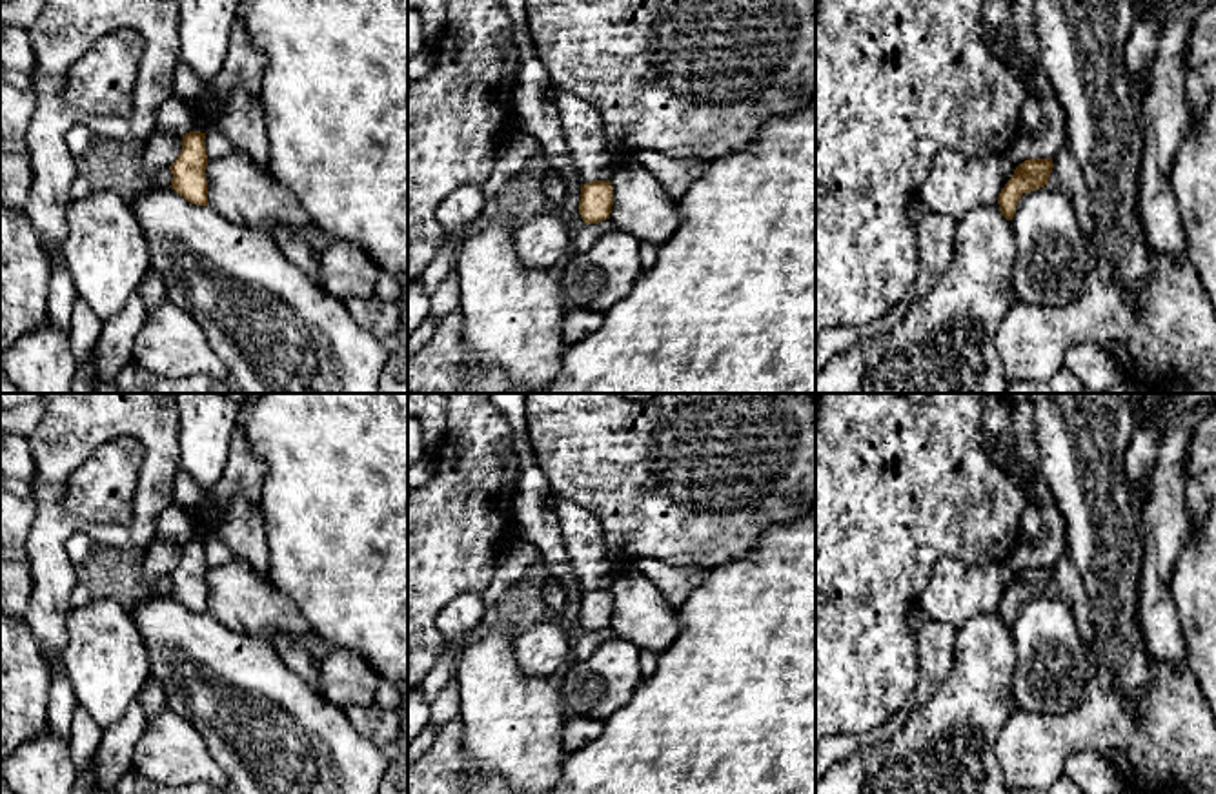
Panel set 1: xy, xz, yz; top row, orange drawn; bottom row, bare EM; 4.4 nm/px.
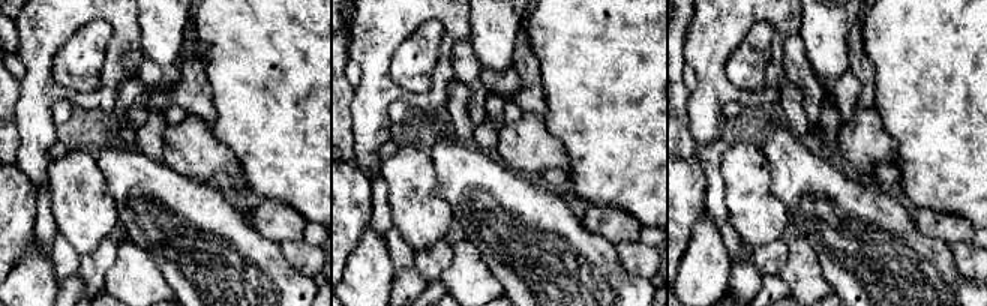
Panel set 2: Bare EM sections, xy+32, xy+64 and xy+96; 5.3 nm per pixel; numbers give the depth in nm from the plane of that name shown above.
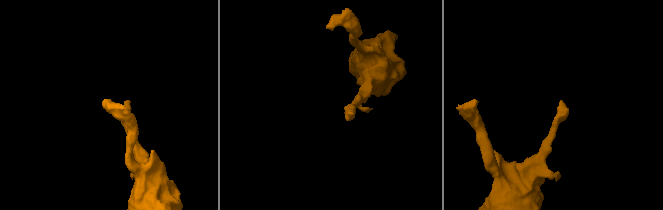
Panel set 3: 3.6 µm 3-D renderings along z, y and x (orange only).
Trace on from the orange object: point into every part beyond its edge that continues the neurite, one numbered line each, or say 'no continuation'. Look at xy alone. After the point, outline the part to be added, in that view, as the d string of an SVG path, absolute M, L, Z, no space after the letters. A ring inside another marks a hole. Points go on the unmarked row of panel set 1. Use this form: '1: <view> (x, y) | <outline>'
no continuation

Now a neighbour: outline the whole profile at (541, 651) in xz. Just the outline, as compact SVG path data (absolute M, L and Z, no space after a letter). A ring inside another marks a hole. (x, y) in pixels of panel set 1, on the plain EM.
M559 621L539 623L515 639L515 661L524 674L550 677L572 646L572 632Z

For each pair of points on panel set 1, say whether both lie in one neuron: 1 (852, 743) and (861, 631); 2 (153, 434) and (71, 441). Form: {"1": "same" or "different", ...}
{"1": "different", "2": "same"}

